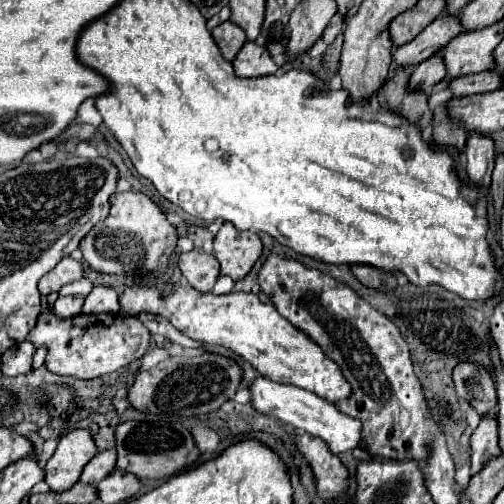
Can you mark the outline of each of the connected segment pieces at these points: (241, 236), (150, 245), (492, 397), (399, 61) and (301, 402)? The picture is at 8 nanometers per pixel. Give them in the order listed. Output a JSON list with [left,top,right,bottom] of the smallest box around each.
[[214,223,262,279],[80,193,178,277],[452,361,496,415],[394,13,464,69],[250,377,362,453]]

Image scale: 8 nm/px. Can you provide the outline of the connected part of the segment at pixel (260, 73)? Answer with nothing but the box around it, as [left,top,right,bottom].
[232,41,278,77]

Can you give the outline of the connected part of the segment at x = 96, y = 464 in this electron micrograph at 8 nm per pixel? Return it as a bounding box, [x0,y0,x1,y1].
[80,449,116,487]

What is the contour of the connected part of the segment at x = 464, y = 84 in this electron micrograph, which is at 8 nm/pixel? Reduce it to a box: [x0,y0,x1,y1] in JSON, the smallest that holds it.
[448,71,500,97]

